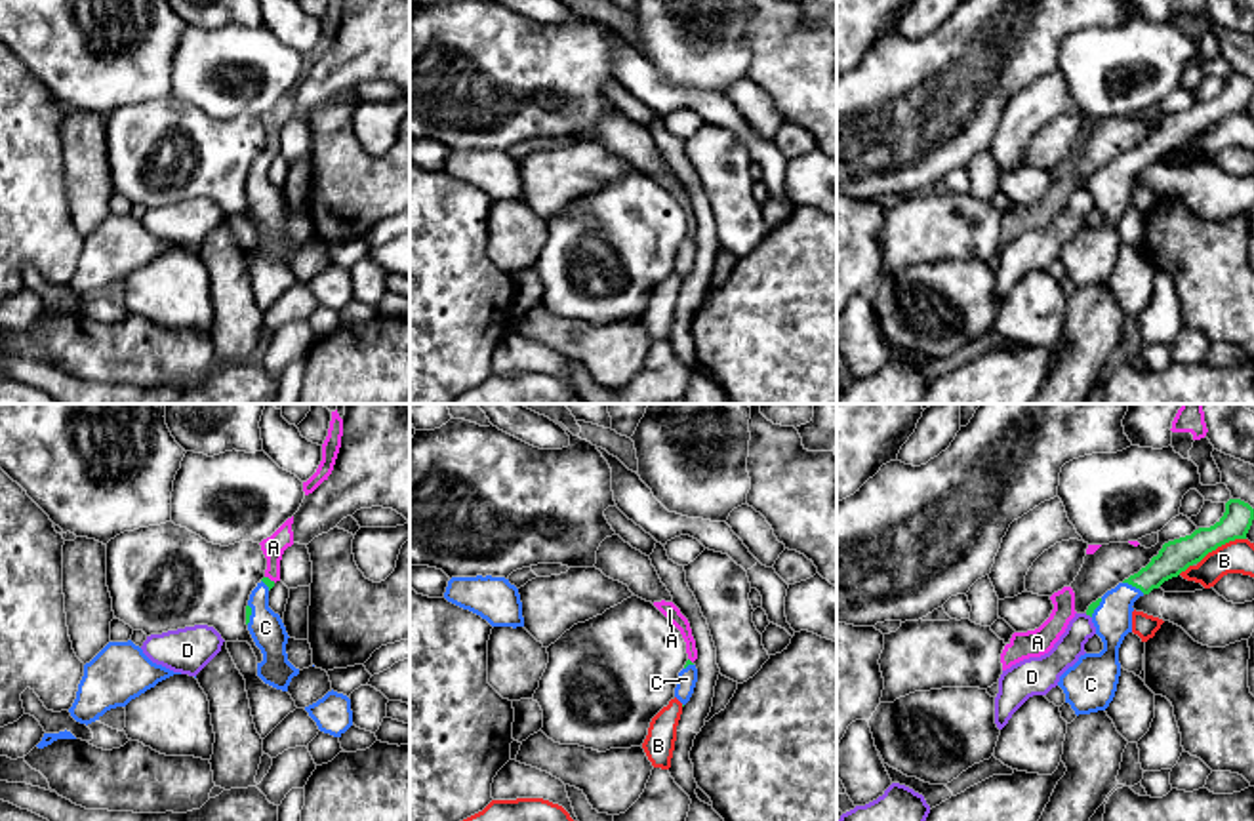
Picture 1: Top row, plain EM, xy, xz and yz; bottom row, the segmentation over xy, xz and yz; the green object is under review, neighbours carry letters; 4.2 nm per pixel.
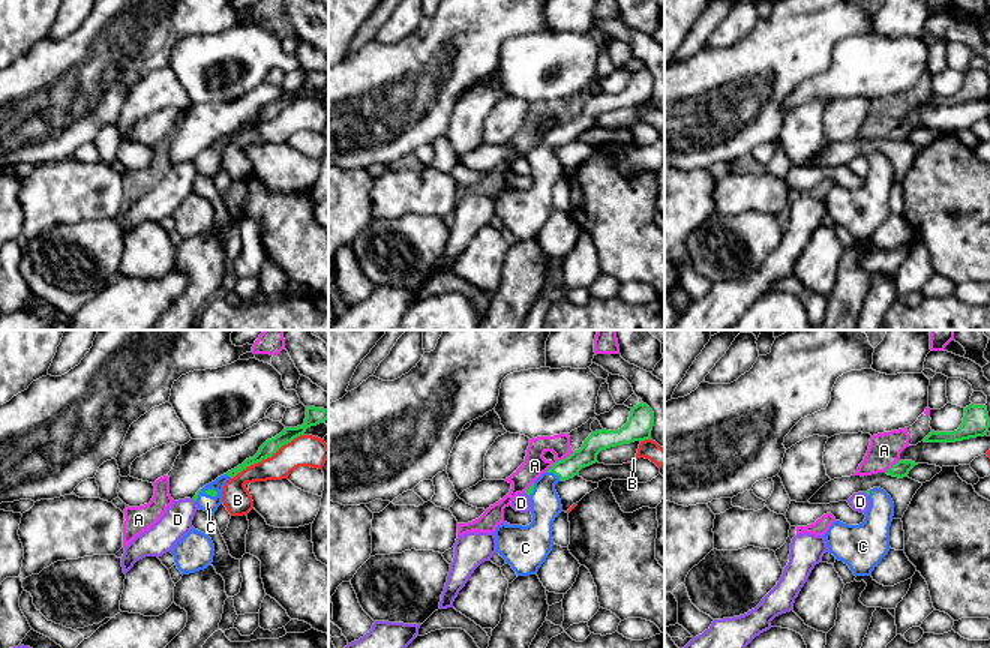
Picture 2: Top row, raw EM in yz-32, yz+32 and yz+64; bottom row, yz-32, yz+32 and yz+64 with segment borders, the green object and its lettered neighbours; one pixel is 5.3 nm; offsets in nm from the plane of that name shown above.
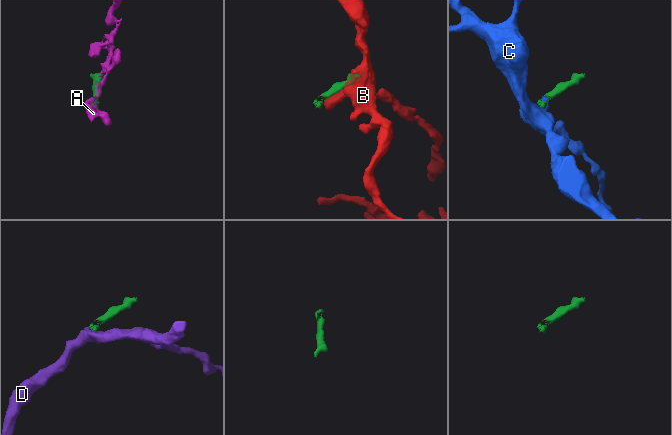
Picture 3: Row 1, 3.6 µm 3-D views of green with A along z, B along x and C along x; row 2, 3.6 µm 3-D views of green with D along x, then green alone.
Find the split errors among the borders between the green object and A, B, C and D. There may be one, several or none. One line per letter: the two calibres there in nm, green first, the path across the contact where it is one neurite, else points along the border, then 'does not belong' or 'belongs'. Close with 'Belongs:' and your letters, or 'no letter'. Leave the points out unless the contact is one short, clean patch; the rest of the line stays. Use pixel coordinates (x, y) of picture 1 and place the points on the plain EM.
A: 40/100 nm | along xy (265, 149), (275, 155) | does not belong
B: 140/140 nm | does not belong
C: 140/160 nm | across yz (1174, 130), (1134, 159), (1115, 178), (1113, 189) | belongs
D: 40/120 nm | along yz (1085, 187), (1091, 191) | does not belong
Belongs: C

